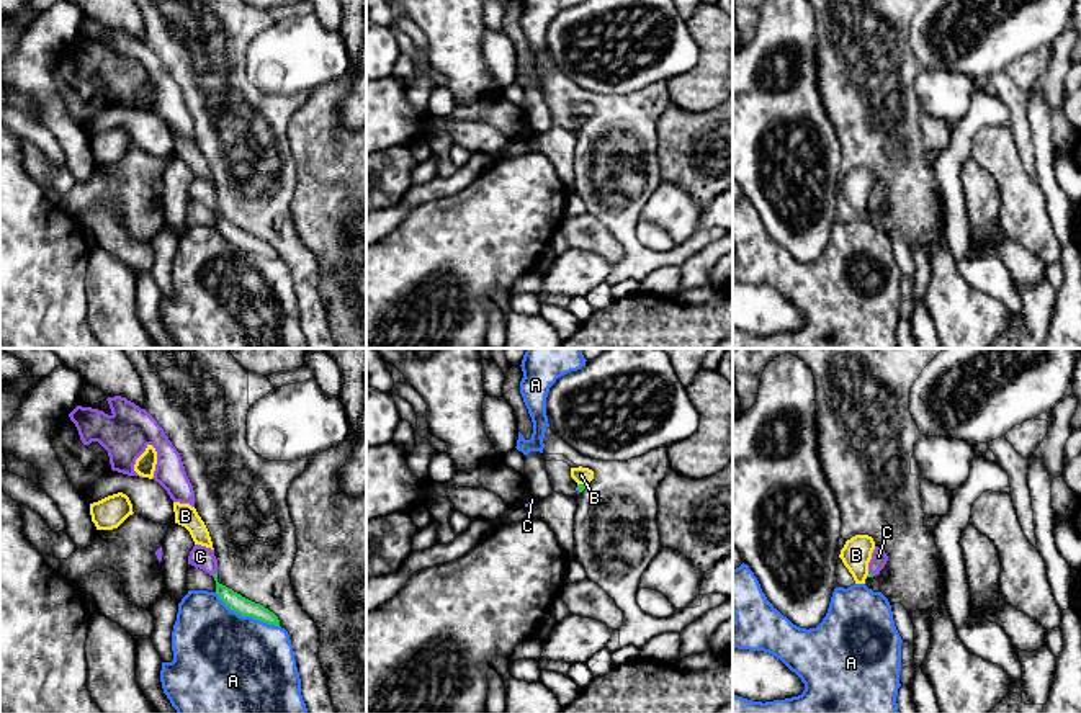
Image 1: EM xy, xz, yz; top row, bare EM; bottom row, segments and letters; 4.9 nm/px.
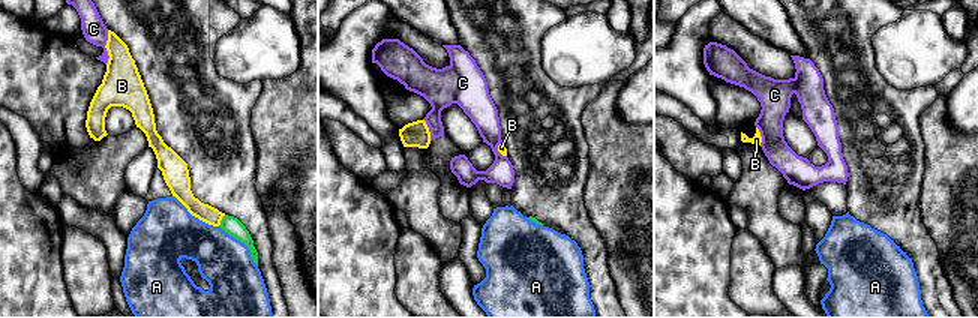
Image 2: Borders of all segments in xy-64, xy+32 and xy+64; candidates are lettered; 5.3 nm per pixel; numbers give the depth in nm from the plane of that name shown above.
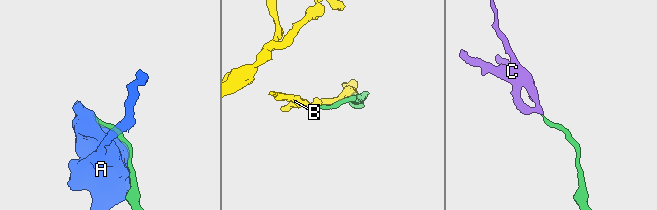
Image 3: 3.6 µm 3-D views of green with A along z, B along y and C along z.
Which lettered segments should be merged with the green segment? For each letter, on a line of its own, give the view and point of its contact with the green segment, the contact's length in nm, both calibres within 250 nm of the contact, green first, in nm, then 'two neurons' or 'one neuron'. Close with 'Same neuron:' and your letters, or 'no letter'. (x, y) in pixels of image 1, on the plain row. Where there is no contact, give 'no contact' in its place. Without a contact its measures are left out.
A: xy (247, 249) | 360 nm | 90/480 nm | two neurons
B: xz (581, 118) | 40 nm | 40/80 nm | two neurons
C: xy (213, 208) | 40 nm | 90/110 nm | one neuron
Same neuron: C

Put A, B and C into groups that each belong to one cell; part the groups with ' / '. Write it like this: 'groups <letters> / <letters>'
groups A / B / C

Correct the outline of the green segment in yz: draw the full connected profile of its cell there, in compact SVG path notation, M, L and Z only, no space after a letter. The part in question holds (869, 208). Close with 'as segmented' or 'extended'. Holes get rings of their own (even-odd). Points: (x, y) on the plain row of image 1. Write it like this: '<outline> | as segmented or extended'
M875 180L875 183L872 186L872 193L868 196L868 209L867 211L878 209L880 204L885 201L886 195L888 195L886 186L881 182Z | extended

